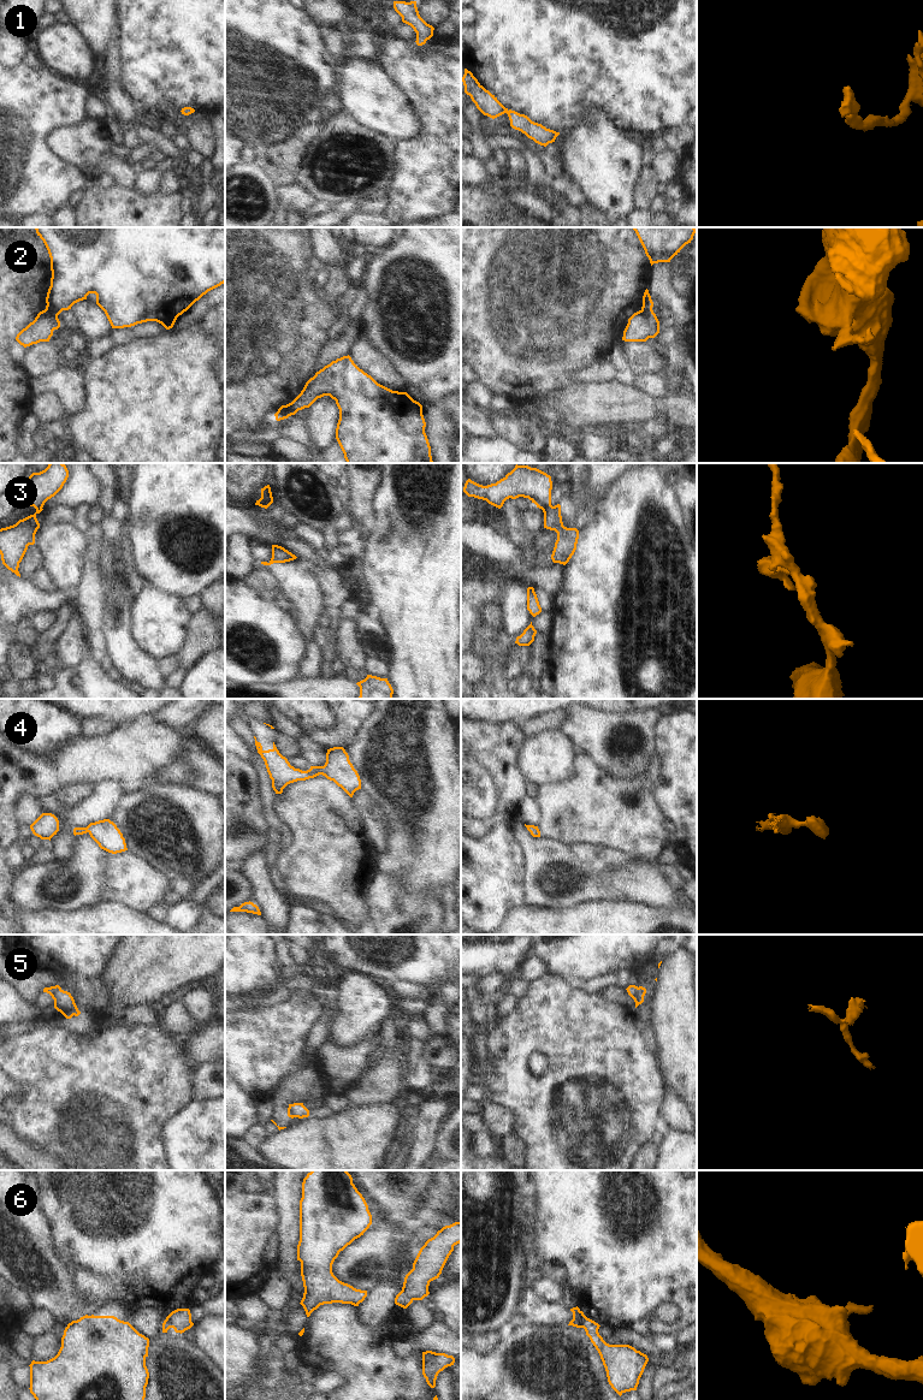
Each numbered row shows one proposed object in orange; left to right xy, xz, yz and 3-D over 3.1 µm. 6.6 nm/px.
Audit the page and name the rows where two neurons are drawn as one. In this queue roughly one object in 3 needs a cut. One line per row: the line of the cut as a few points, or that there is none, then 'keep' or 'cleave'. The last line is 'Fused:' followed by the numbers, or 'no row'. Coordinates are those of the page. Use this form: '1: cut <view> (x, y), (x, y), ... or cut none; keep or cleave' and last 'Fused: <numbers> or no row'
1: cut none; keep
2: cut xy (46, 308), (57, 315); cleave
3: cut yz (550, 504), (542, 509); cleave
4: cut none; keep
5: cut yz (637, 988), (637, 1000), (639, 1003); cleave
6: cut xz (401, 1291), (413, 1299); cleave
Fused: 2, 3, 5, 6

